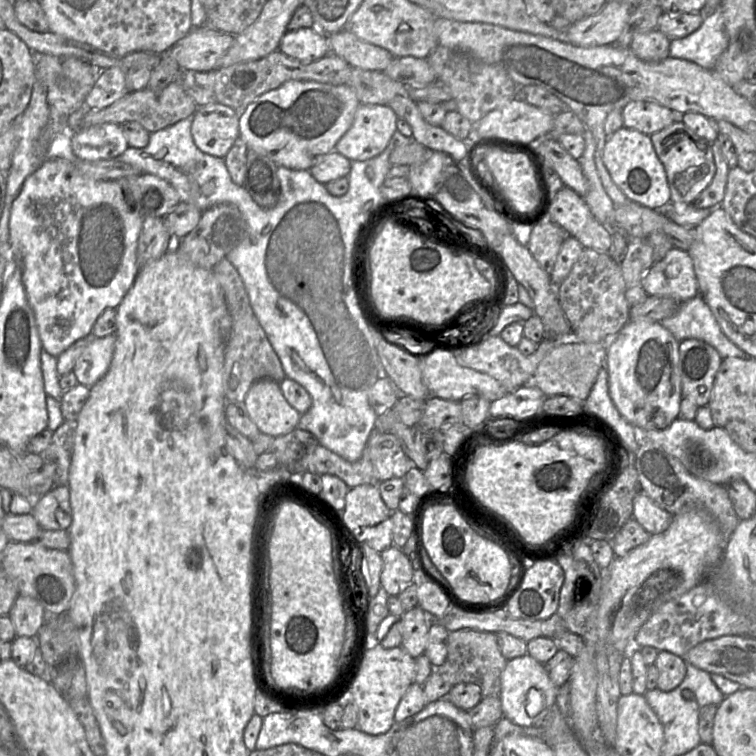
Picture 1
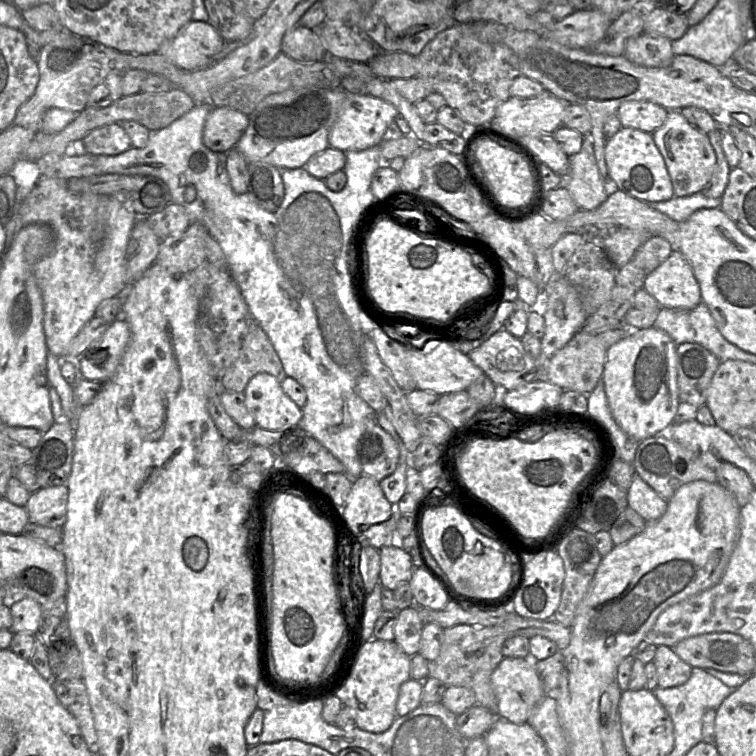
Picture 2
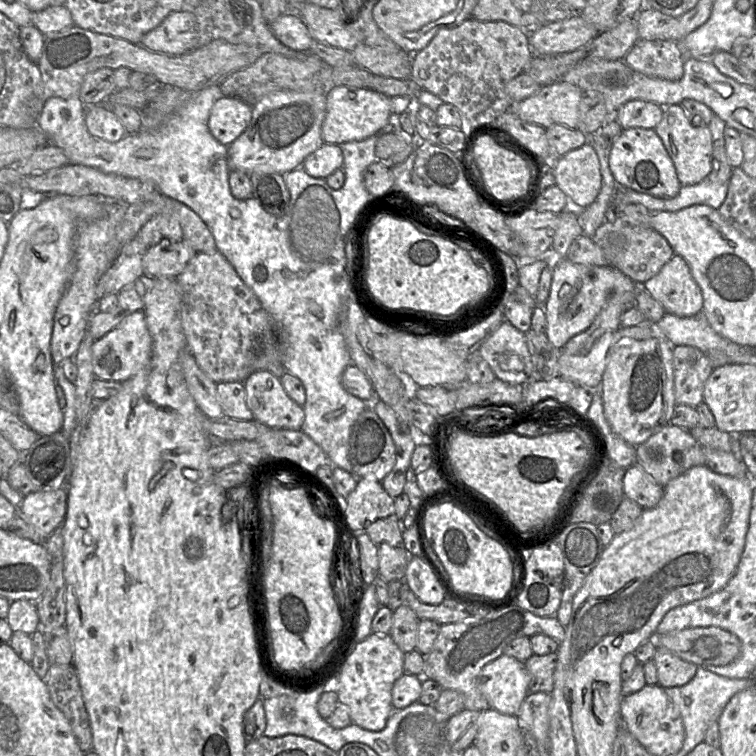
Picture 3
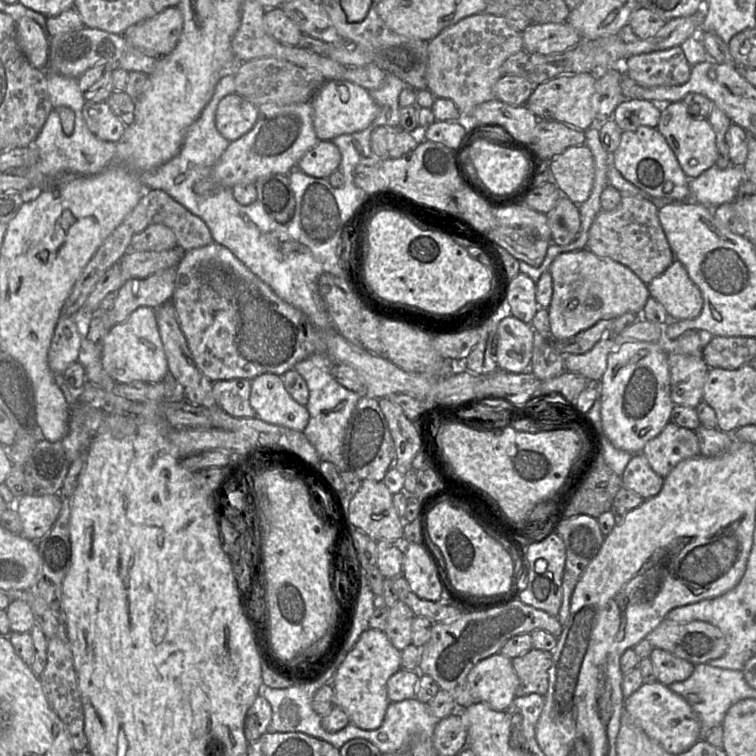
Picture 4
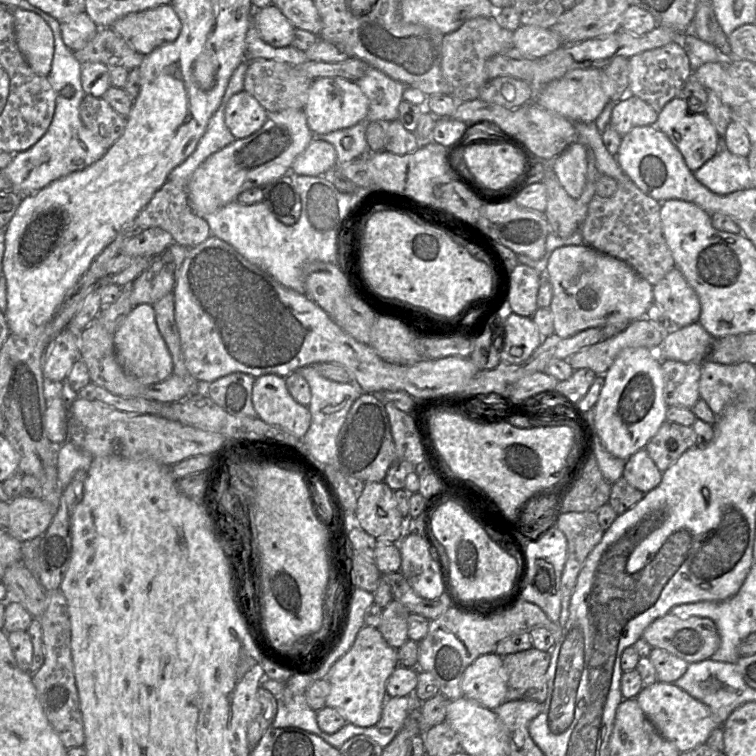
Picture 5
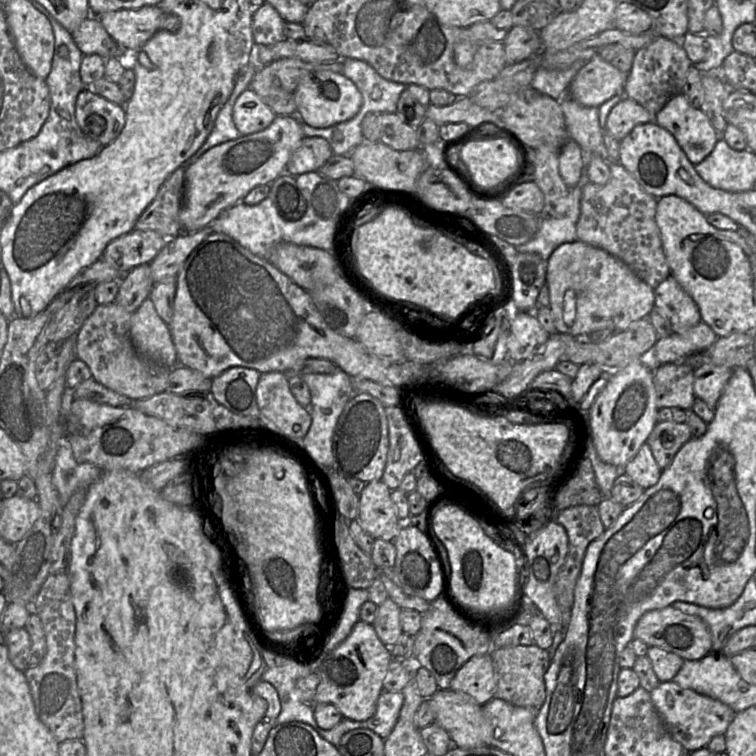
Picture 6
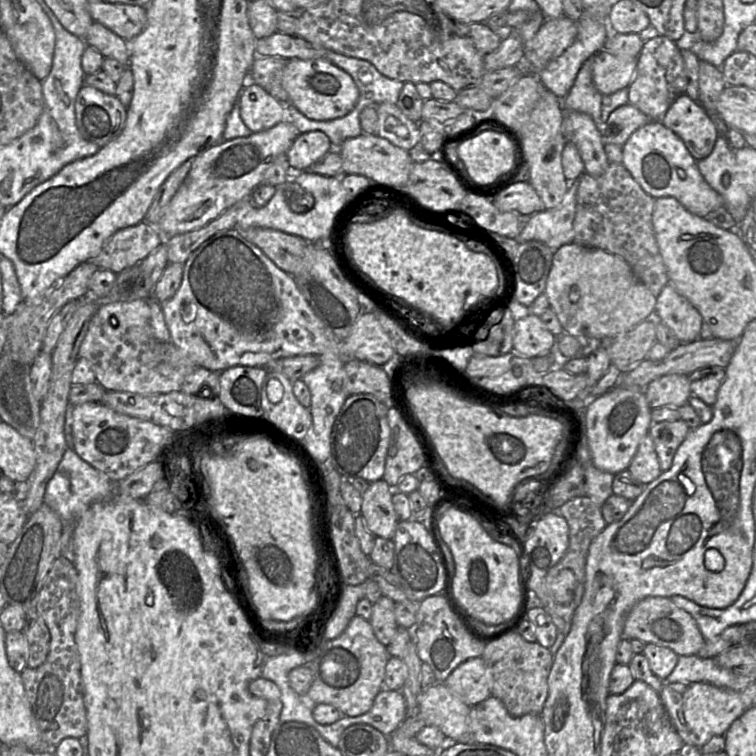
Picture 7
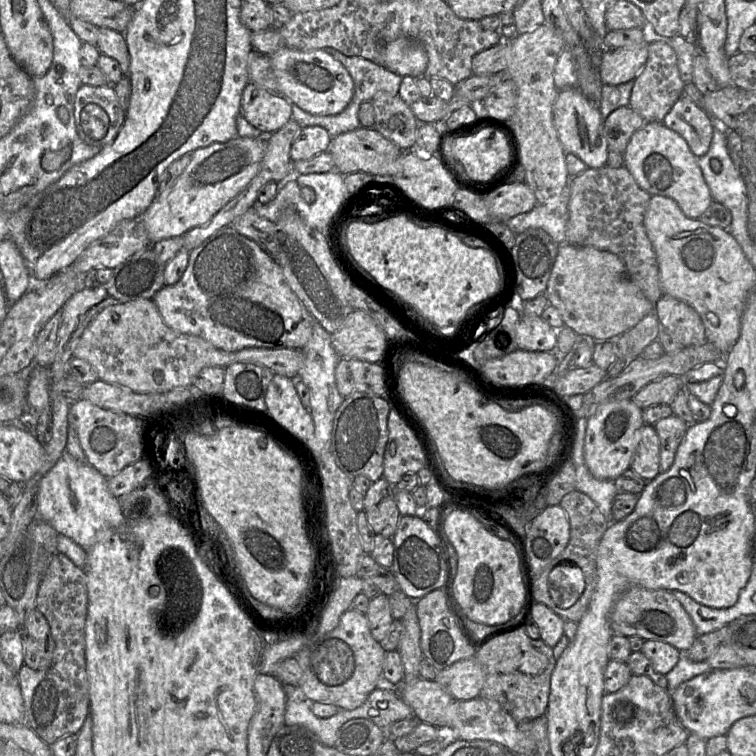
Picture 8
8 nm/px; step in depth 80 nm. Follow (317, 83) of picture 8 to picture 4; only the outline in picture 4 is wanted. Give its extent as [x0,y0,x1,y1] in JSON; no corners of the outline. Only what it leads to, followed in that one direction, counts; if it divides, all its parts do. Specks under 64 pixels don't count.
[310,80,379,141]

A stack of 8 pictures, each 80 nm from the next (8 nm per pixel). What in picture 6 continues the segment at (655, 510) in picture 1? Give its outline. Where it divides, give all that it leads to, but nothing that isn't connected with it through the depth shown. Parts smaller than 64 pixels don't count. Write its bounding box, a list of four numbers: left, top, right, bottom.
[622,443,662,489]

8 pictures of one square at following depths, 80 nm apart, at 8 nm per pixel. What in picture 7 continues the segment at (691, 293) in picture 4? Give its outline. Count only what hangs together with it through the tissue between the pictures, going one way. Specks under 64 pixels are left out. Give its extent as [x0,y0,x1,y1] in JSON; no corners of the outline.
[655,283,703,343]

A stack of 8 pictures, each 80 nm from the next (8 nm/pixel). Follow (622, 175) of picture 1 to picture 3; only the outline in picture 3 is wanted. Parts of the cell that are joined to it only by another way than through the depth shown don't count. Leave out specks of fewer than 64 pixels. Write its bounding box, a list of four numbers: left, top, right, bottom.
[609,129,682,198]

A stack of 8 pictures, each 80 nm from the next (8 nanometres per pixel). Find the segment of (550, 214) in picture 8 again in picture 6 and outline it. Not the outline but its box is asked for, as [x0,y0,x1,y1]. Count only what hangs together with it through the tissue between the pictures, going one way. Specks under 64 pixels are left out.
[516,152,589,261]

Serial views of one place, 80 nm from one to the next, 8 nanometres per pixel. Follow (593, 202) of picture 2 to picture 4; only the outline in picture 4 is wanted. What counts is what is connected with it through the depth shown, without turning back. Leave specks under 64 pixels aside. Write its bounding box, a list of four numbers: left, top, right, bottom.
[547,144,594,205]

